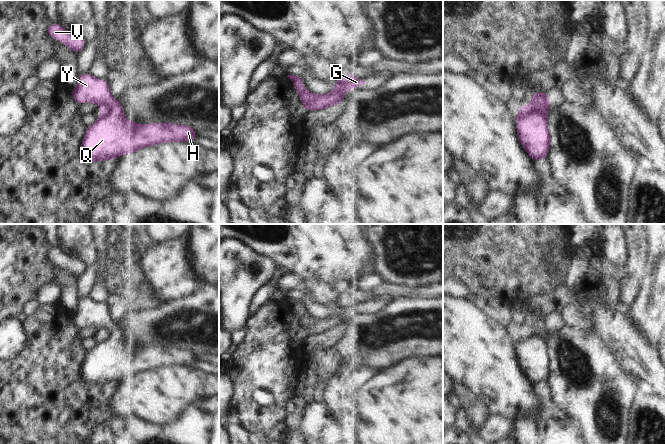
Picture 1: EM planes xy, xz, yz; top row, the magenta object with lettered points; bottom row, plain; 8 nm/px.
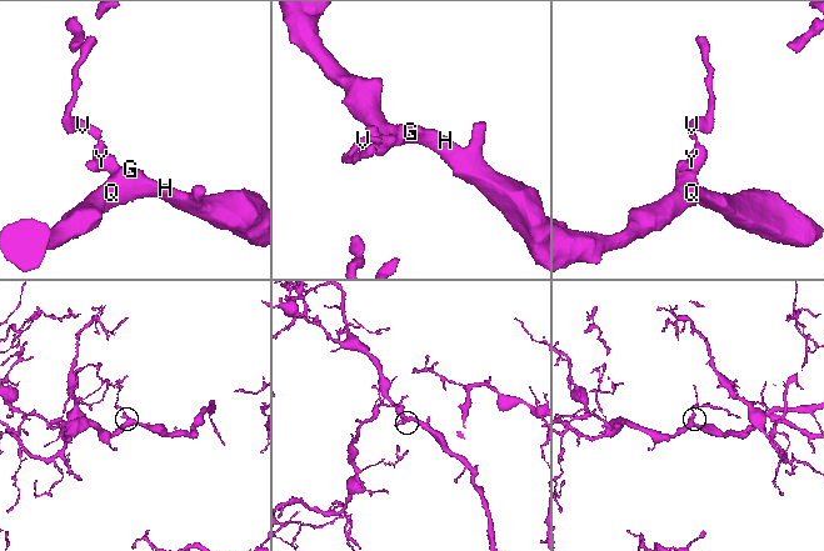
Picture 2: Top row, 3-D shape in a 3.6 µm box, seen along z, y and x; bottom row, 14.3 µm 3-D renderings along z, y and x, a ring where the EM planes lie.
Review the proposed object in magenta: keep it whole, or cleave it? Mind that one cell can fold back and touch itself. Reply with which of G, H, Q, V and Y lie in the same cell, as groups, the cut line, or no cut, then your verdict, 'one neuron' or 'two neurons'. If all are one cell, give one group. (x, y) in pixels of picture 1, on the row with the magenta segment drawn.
groups G H Q V Y; cut none; one neuron

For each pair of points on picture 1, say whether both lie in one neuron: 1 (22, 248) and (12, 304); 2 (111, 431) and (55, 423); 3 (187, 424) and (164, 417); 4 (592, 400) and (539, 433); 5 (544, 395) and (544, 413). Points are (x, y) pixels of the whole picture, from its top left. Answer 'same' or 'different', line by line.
1: same
2: different
3: different
4: different
5: same

